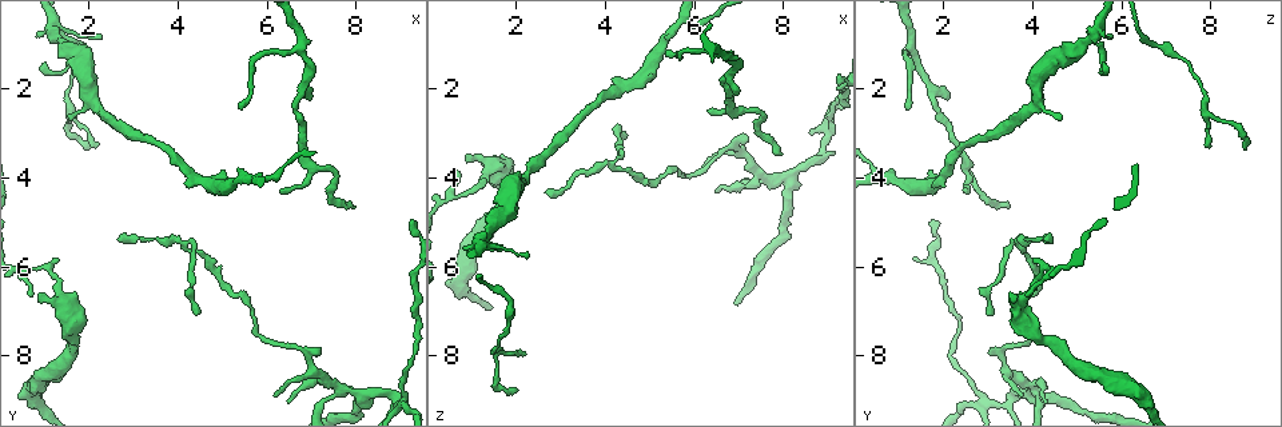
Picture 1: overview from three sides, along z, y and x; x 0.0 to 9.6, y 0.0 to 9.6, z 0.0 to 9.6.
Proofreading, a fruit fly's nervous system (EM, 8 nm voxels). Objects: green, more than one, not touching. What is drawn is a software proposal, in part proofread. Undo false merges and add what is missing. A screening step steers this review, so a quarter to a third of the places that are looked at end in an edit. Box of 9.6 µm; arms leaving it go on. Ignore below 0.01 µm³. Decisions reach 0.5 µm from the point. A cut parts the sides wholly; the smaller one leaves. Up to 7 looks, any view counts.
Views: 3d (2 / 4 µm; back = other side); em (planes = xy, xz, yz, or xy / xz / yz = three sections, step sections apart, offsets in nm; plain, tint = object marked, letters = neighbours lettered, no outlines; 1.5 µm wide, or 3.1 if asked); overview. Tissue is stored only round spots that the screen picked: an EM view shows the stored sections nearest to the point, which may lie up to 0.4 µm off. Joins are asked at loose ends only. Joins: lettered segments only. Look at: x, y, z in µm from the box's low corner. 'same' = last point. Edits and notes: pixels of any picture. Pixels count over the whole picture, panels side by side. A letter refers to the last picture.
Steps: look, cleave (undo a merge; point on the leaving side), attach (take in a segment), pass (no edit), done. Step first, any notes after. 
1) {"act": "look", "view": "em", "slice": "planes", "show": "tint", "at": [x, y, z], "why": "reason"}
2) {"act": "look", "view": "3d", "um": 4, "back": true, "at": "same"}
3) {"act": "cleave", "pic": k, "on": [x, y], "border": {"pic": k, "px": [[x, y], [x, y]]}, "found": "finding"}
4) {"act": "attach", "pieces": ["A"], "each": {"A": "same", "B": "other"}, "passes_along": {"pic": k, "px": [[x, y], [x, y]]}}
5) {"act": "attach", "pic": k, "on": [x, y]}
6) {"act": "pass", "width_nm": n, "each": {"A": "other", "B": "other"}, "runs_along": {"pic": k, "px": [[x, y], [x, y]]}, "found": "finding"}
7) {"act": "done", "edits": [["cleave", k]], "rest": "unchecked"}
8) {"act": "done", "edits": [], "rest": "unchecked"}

{"act": "look", "view": "3d", "um": 4, "at": [8.00, 4.60, 3.45], "why": "tapers out"}

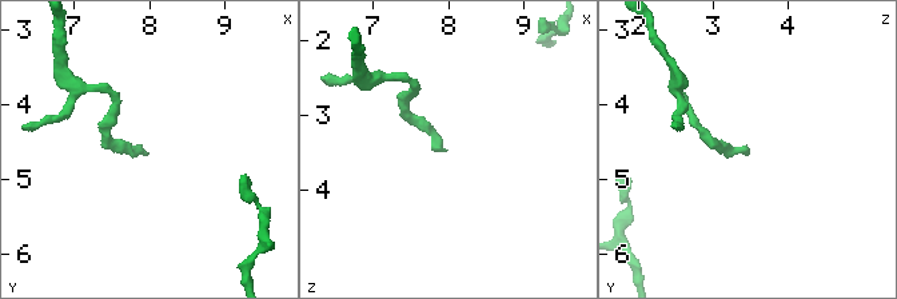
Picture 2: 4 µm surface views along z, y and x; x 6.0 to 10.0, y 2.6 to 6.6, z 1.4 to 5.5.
{"act": "look", "view": "em", "slice": "planes", "show": "letters", "at": [7.95, 4.65, 3.50]}

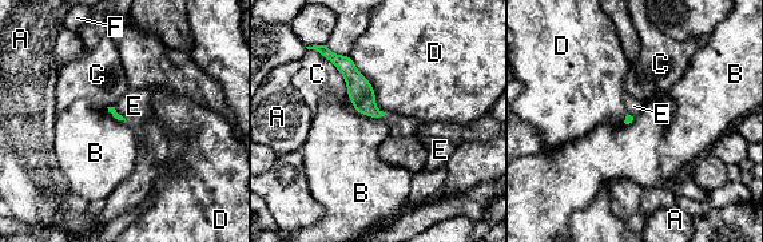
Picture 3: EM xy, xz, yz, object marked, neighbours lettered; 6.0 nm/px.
{"act": "attach", "pieces": ["E"], "each": {"A": "other", "B": "other", "C": "other", "D": "other", "E": "same", "F": "other"}, "passes_along": {"pic": 3, "px": [[111, 110], [118, 114], [134, 106]]}, "found": "the neuron continues"}

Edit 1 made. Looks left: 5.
{"act": "look", "view": "overview"}

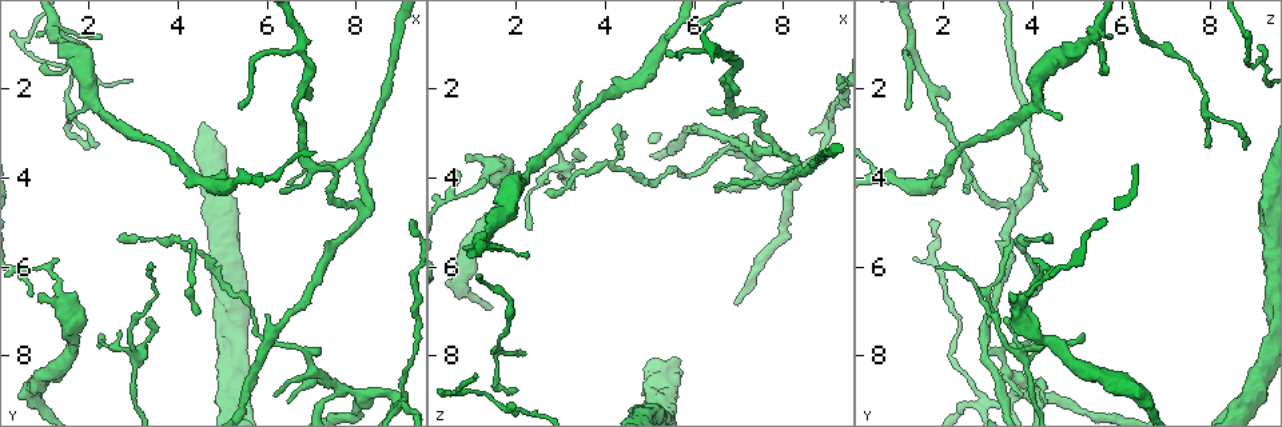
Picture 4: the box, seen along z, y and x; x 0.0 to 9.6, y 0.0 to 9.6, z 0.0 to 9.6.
{"act": "look", "view": "3d", "um": 4, "at": [8.05, 8.95, 4.05], "why": "four-way junction"}

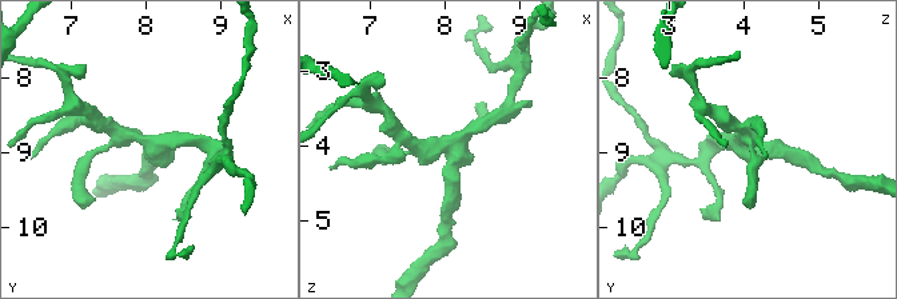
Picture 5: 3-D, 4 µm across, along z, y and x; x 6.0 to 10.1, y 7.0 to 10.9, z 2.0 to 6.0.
{"act": "look", "view": "em", "slice": "xy", "step": 8, "show": "letters", "at": [8.10, 8.90, 4.00], "arms": 4}

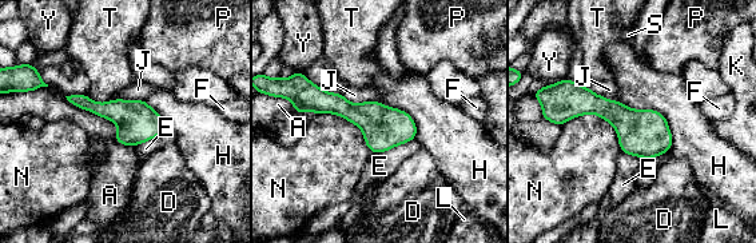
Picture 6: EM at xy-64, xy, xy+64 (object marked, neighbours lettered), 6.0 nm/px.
{"act": "pass", "each": {"A": "other", "D": "other", "E": "other", "F": "other", "H": "other", "J": "other", "K": "other", "L": "other", "N": "other", "P": "other", "S": "other", "T": "other", "Y": "other"}, "runs_along": {"pic": 6, "px": [[303, 100], [413, 131]]}, "found": "continuous, no second neuron"}

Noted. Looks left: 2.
{"act": "done", "edits": [["attach", 3]], "rest": "unchecked"}

